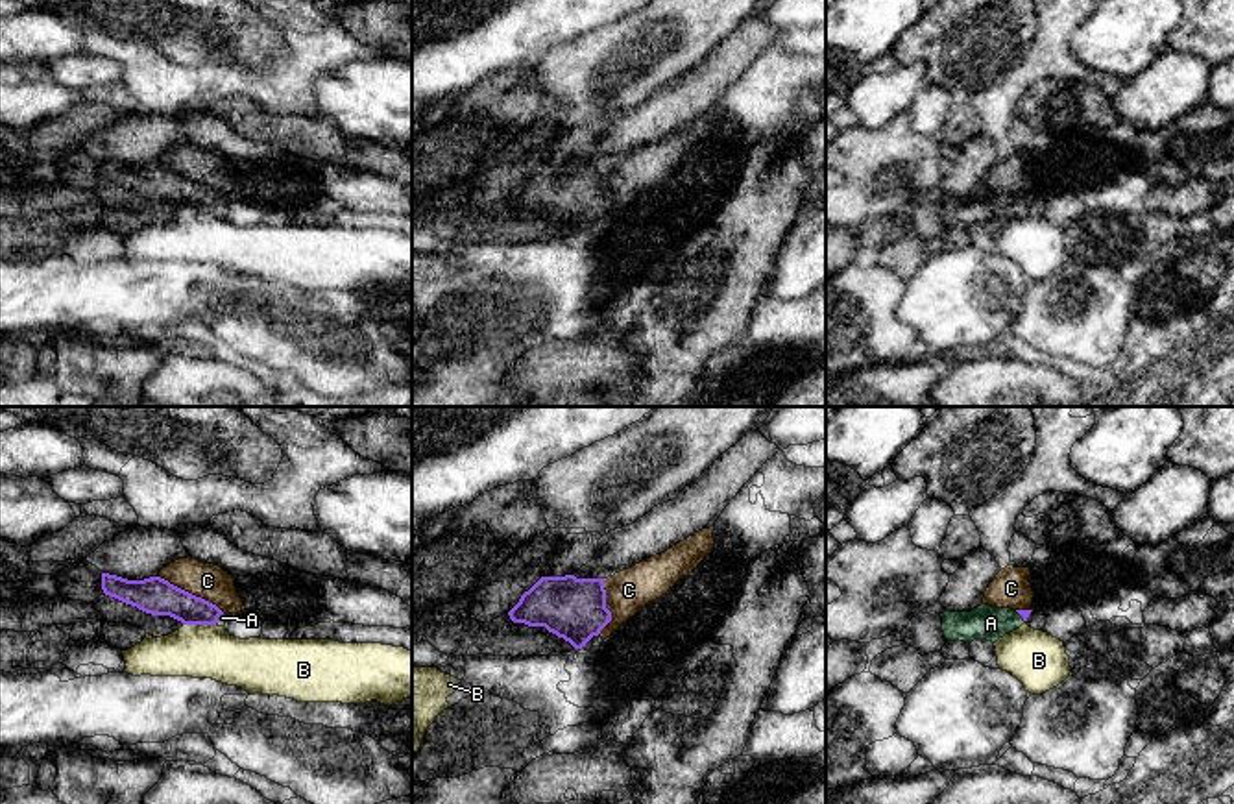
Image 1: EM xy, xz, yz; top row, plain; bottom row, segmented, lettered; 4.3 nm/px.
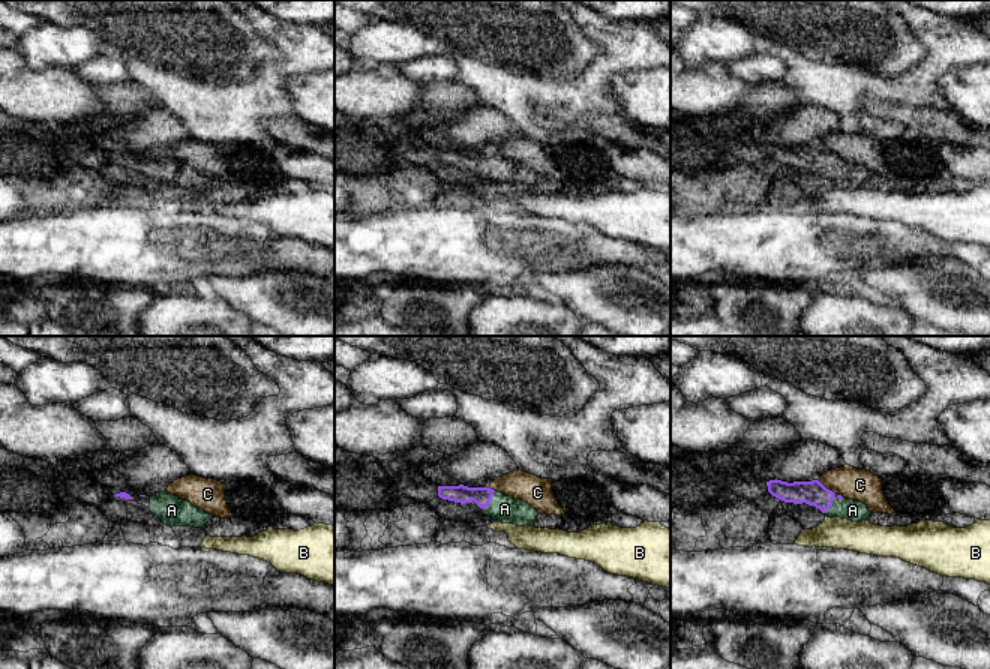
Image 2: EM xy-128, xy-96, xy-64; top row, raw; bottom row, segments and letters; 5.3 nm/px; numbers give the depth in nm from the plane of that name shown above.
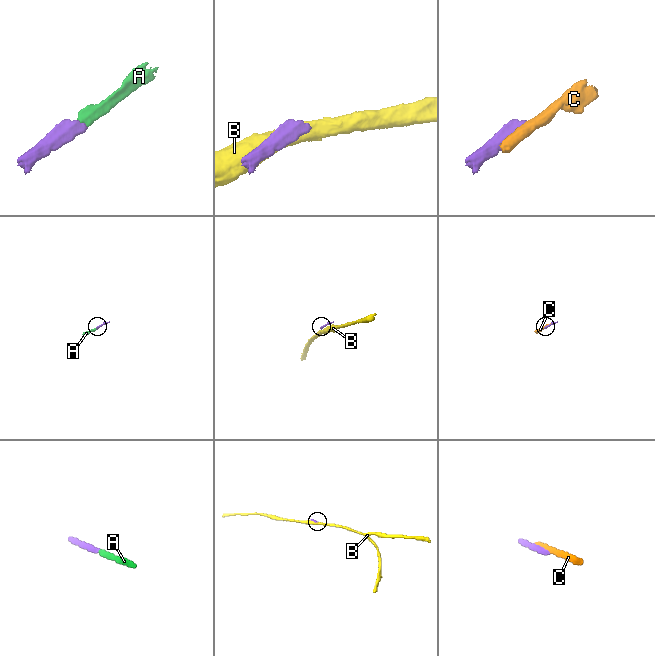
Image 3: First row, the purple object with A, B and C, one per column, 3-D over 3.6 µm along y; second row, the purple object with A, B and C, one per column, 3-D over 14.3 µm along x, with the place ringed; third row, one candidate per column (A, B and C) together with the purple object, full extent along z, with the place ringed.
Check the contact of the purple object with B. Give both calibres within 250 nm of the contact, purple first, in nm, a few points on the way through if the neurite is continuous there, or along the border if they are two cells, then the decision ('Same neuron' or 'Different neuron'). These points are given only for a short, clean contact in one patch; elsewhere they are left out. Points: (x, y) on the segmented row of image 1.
Thickness 160 nm (purple) against 240 nm. Boundary: xy (183, 623), (215, 625). Different neuron

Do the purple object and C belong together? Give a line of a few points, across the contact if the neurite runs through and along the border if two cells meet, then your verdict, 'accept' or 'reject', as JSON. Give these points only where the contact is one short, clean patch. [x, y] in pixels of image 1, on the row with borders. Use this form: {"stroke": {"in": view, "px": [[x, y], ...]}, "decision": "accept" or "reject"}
{"decision": "reject"}

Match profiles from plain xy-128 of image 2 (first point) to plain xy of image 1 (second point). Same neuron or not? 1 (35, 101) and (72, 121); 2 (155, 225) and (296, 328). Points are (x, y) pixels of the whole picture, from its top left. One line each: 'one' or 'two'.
1: two
2: two

